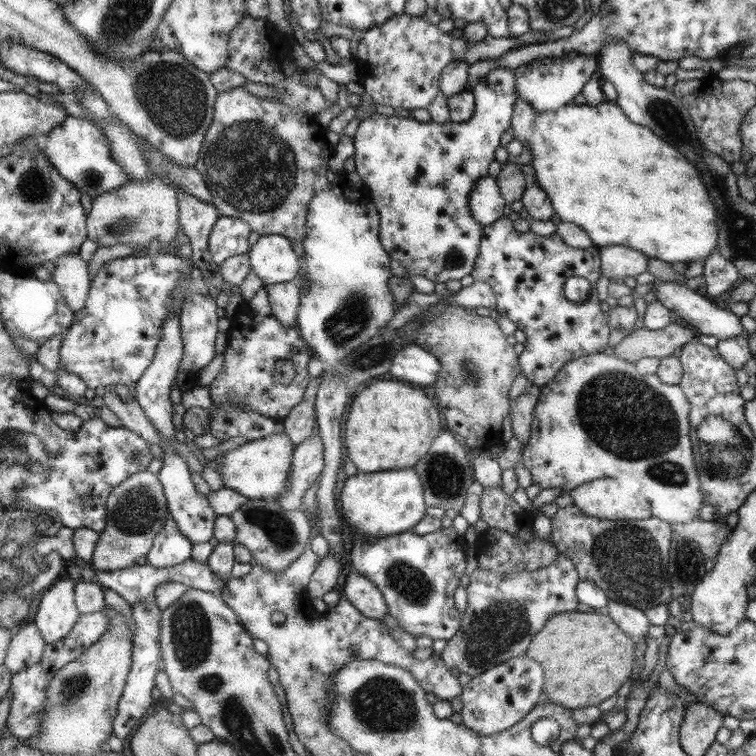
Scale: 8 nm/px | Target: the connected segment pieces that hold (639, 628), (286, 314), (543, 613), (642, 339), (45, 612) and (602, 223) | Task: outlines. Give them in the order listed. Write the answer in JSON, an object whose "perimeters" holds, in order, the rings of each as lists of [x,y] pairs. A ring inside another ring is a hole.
{"perimeters":[[[[609,600],[605,606],[604,613],[607,614],[625,634],[633,637],[633,641],[636,639],[646,640],[645,634],[650,624],[644,611]]],[[[296,281],[263,285],[274,317],[285,326],[296,324],[300,292]]],[[[557,554],[549,566],[537,571],[519,571],[511,577],[495,575],[478,566],[469,577],[466,590],[466,607],[462,612],[460,629],[447,641],[445,648],[438,657],[446,667],[457,668],[458,672],[474,677],[505,662],[509,658],[521,657],[527,654],[528,646],[549,618],[557,613],[577,610],[576,586],[579,583],[576,567],[572,560]]],[[[670,322],[661,330],[647,330],[643,327],[632,331],[607,351],[625,362],[634,364],[642,358],[668,357],[675,348],[681,348],[688,340],[697,336],[697,331],[694,333],[687,327]]],[[[61,579],[42,596],[33,622],[41,629],[47,644],[61,641],[79,620],[73,580]]],[[[573,104],[561,106],[551,112],[536,112],[534,114],[531,134],[528,134],[521,142],[529,150],[531,155],[531,168],[533,169],[533,182],[542,188],[554,214],[557,214],[560,222],[570,222],[581,228],[591,239],[592,246],[598,250],[600,247],[619,245],[631,247],[640,251],[648,258],[662,260],[666,263],[692,261],[693,259],[703,259],[711,252],[717,251],[717,231],[716,231],[716,209],[712,199],[708,197],[700,175],[697,175],[697,167],[685,162],[681,152],[676,147],[669,146],[664,139],[660,139],[649,127],[639,126],[633,123],[627,115],[615,104],[599,104],[597,106],[587,106],[587,104]]]]}

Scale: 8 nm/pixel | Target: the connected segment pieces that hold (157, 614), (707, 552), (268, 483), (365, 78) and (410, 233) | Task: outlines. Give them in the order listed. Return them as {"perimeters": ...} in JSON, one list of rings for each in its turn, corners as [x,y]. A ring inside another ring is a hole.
{"perimeters":[[[[150,599],[144,603],[133,603],[130,605],[131,616],[135,624],[135,631],[132,635],[132,668],[129,669],[125,684],[123,685],[119,704],[116,706],[116,717],[112,722],[112,734],[123,740],[132,734],[133,728],[141,722],[151,706],[151,688],[153,688],[153,678],[157,674],[157,664],[159,664],[159,644],[157,636],[160,634],[160,619],[162,611]]],[[[693,519],[689,522],[675,522],[671,530],[683,540],[696,544],[700,554],[706,559],[714,560],[719,553],[719,547],[729,537],[732,528],[726,524],[717,524],[717,521],[703,521]]],[[[284,432],[245,441],[236,448],[217,454],[212,459],[216,464],[213,472],[219,474],[225,488],[238,492],[245,499],[275,500],[279,493],[284,493],[291,472],[292,450],[292,443]]],[[[401,13],[388,22],[374,26],[363,34],[355,50],[356,75],[364,93],[371,97],[375,105],[390,106],[393,109],[427,108],[439,93],[441,70],[448,64],[459,62],[470,66],[479,60],[499,60],[508,51],[519,48],[509,38],[491,38],[467,45],[461,38],[451,38],[447,33],[440,32],[421,17],[413,17]]],[[[495,68],[485,75],[482,80],[471,90],[471,95],[474,97],[474,113],[469,120],[464,123],[451,123],[449,120],[444,123],[436,123],[433,121],[421,122],[412,117],[397,117],[396,114],[392,116],[385,116],[379,114],[372,114],[371,116],[365,114],[359,121],[357,130],[352,137],[354,146],[353,164],[355,166],[355,173],[360,176],[362,186],[365,188],[370,197],[373,198],[373,204],[377,208],[379,215],[379,230],[378,239],[383,246],[385,254],[393,260],[397,260],[404,269],[408,269],[408,274],[417,274],[417,276],[425,276],[431,282],[444,283],[446,280],[459,280],[467,274],[471,274],[472,266],[475,264],[476,256],[479,253],[480,238],[482,237],[483,227],[475,219],[472,218],[472,213],[468,207],[468,194],[472,189],[472,184],[481,177],[488,175],[488,165],[494,160],[494,150],[499,146],[499,136],[505,132],[505,129],[510,126],[510,118],[512,115],[512,108],[516,102],[515,98],[515,80],[514,75],[509,70],[503,68]]]]}

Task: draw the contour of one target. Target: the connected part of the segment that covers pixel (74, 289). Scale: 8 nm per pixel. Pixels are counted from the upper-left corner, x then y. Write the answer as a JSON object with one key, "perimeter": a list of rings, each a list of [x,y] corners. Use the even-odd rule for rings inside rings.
{"perimeter":[[[66,254],[54,264],[53,280],[61,287],[65,301],[76,314],[83,308],[90,287],[87,263],[78,254]]]}

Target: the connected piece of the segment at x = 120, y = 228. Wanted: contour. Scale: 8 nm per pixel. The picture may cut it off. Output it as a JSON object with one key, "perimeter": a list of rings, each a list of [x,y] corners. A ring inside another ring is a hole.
{"perimeter":[[[159,177],[129,181],[115,190],[92,199],[88,216],[88,237],[98,248],[125,244],[137,251],[151,251],[169,245],[178,238],[179,206],[177,190],[164,184]]]}

